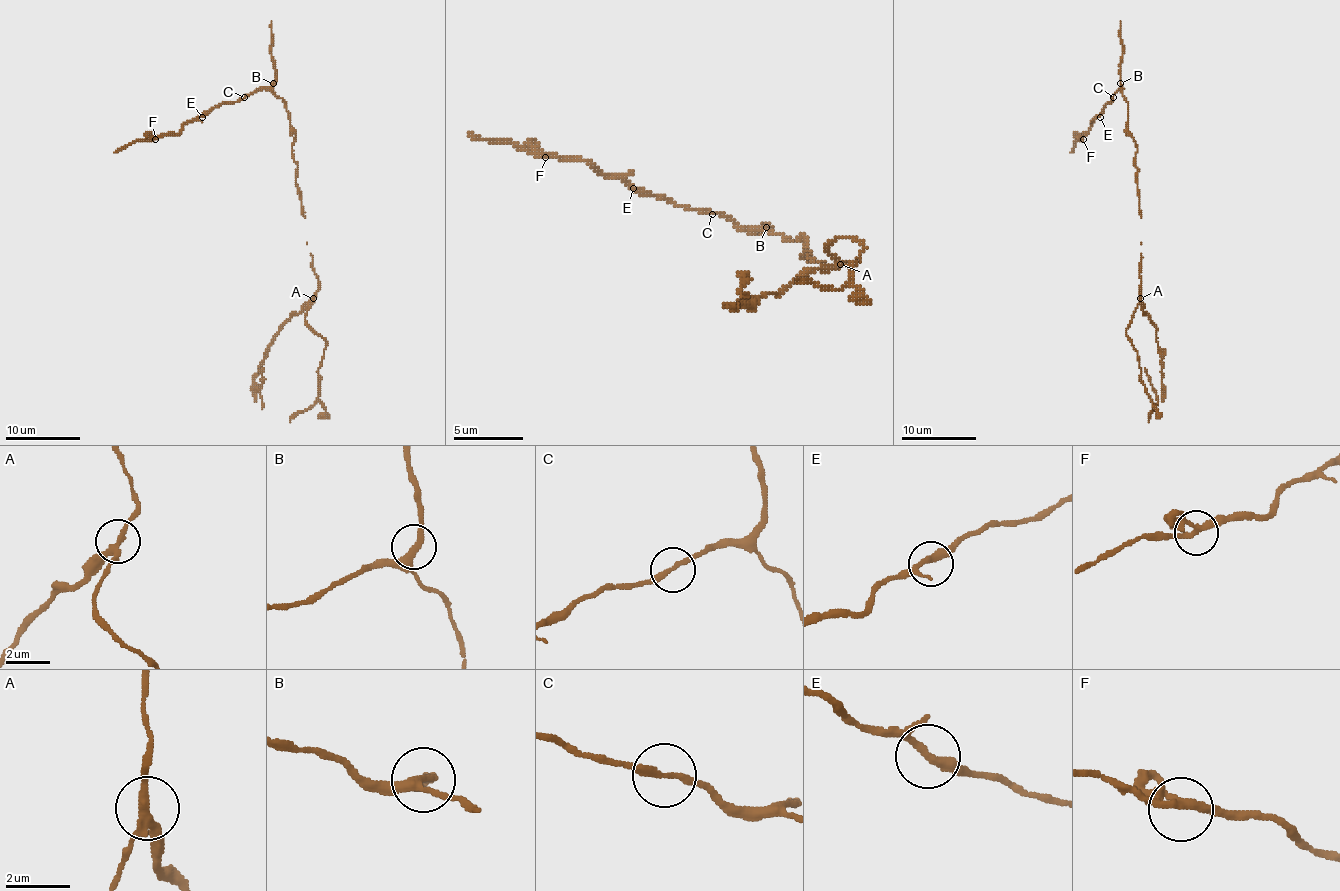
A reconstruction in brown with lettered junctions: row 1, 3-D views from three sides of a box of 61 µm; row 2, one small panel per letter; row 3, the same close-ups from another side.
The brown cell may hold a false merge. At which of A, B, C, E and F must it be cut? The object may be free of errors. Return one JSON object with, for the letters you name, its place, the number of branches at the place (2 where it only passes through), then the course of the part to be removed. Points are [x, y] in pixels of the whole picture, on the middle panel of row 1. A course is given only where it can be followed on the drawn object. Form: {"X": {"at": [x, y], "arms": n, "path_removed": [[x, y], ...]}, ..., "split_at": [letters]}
{"A": {"at": [840, 264], "arms": 3, "path_removed": [[839, 265], [814, 269], [783, 293], [769, 293], [755, 304], [731, 304], [741, 293], [748, 272]]}, "split_at": ["A"]}

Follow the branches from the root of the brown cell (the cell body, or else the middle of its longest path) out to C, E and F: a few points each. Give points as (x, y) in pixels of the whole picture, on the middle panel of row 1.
C: (807, 258), (811, 255), (801, 258), (807, 248), (801, 241), (738, 227), (713, 213)
E: (807, 258), (811, 255), (801, 258), (807, 248), (801, 241), (738, 227), (717, 213), (685, 209), (633, 188)
F: (807, 258), (801, 258), (807, 248), (801, 241), (636, 192), (587, 160), (545, 157)

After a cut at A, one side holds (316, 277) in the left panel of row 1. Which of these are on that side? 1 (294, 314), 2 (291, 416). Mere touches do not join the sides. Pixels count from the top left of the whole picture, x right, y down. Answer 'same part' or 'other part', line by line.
1: other part
2: same part

